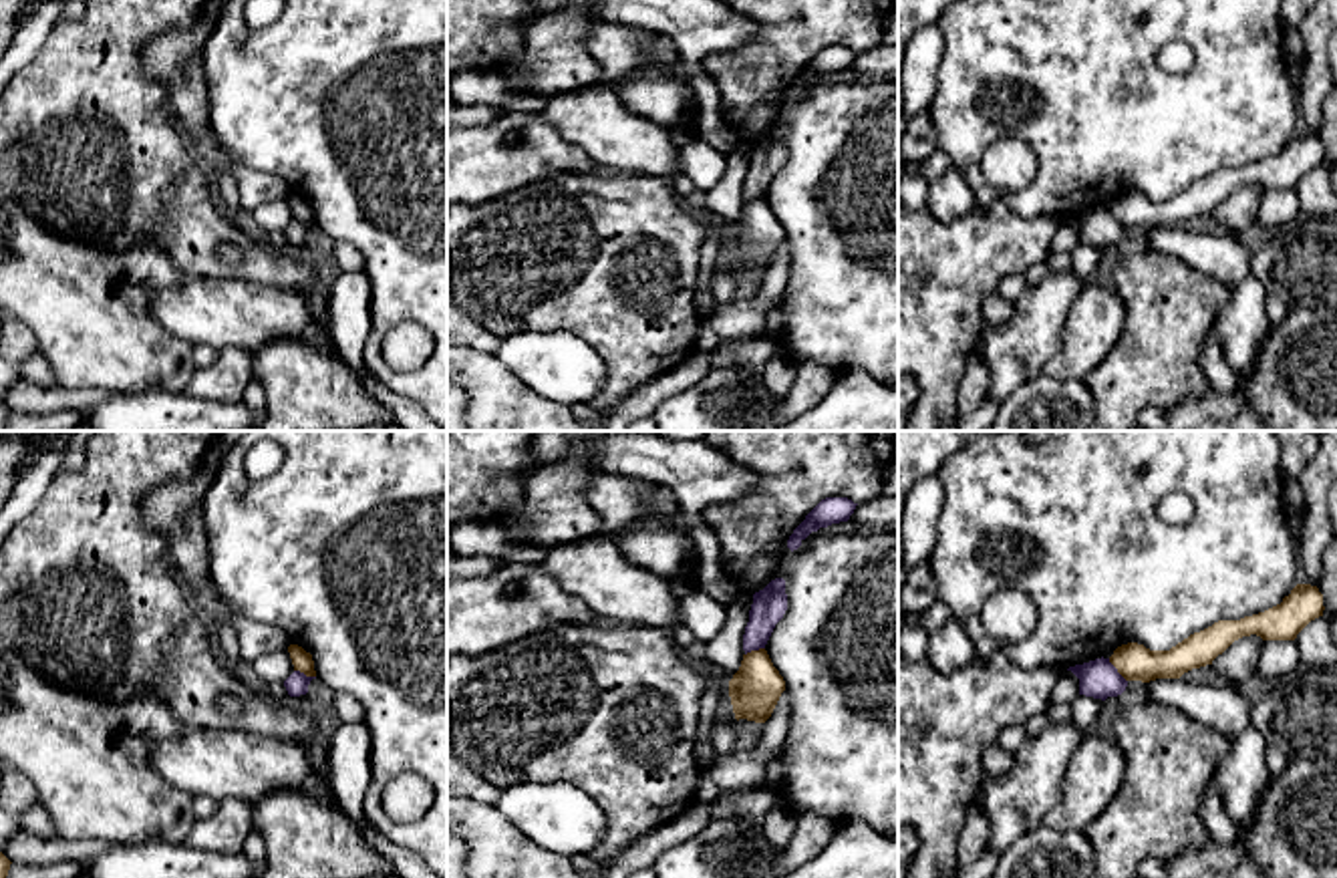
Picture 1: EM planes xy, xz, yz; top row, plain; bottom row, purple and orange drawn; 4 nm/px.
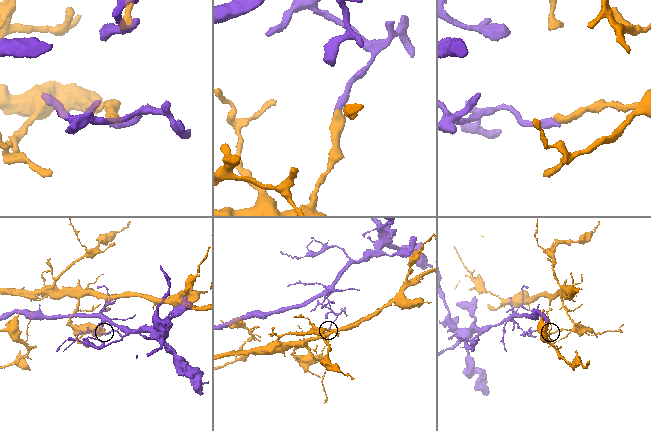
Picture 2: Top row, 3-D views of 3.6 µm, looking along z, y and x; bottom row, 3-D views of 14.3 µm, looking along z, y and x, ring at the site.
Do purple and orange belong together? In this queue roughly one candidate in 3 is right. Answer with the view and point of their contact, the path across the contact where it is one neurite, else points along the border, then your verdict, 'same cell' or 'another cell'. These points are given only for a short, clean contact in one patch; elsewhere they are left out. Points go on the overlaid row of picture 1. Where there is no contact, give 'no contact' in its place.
meets purple in yz at (1116, 671); border along yz (1108, 659), (1126, 681); another cell

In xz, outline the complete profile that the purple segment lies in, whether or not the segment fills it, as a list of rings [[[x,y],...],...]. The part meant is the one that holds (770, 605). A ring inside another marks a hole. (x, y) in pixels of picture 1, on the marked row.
[[[775,578],[763,590],[753,594],[749,610],[749,622],[743,634],[745,654],[751,650],[765,648],[775,624],[787,610],[785,580]]]

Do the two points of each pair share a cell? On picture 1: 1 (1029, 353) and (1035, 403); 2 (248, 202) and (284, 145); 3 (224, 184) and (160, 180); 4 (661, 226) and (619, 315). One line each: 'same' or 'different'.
1: different
2: different
3: different
4: same

